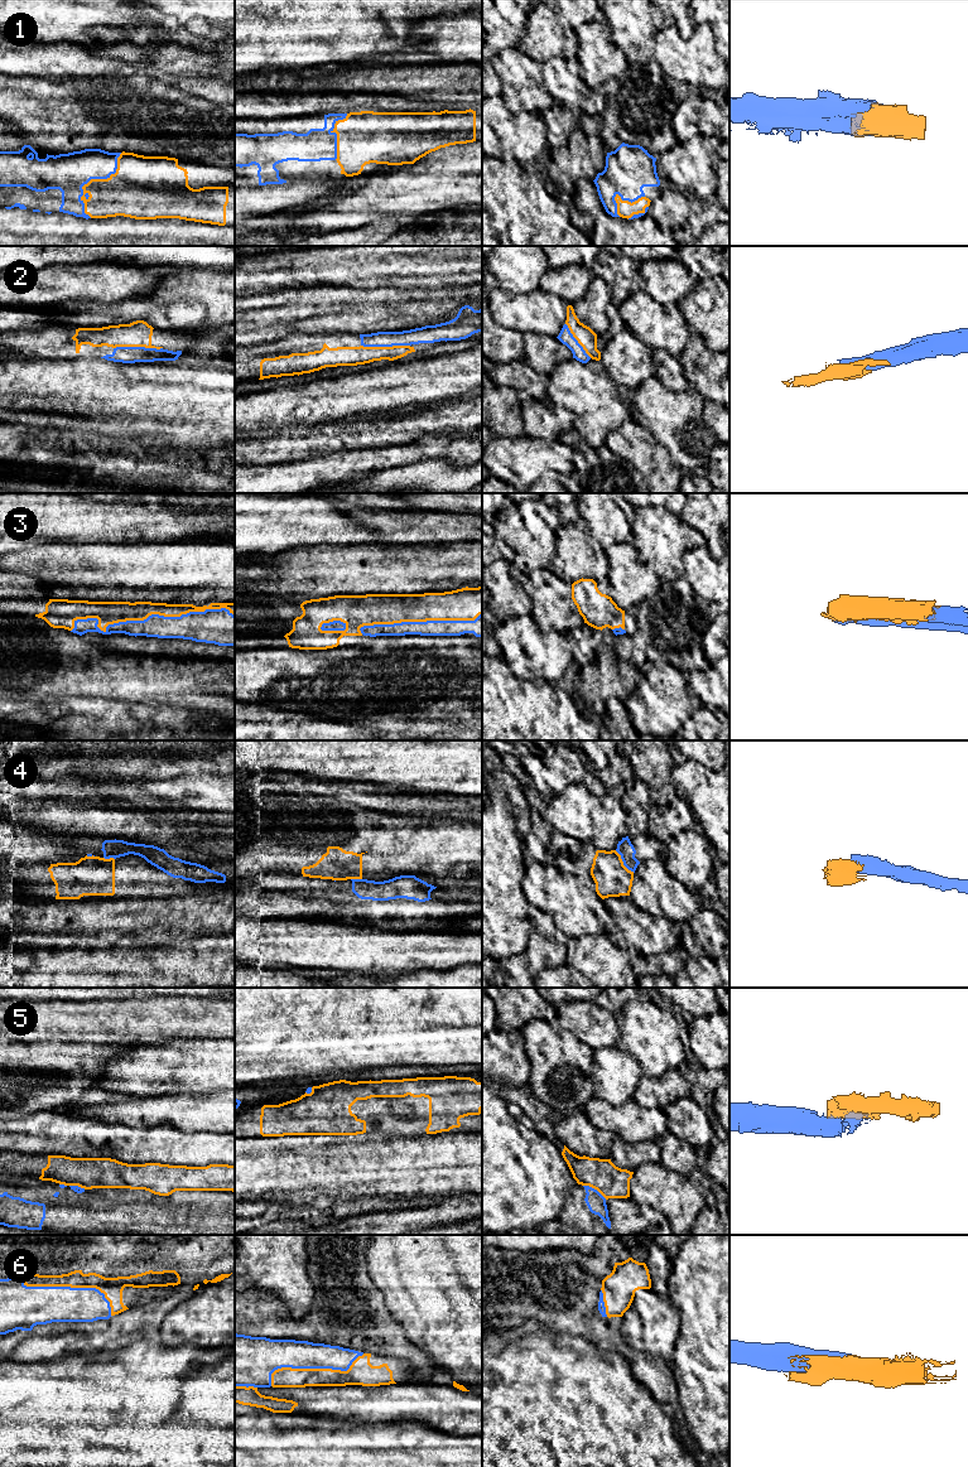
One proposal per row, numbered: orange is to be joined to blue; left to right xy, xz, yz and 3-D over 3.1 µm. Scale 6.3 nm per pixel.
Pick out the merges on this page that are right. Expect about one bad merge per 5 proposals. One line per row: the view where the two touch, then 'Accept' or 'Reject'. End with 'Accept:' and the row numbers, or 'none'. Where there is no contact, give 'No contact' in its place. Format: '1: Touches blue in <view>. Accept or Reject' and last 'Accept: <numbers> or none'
1: Touches blue in xy. Accept
2: Touches blue in xy. Accept
3: Touches blue in xy. Accept
4: Touches blue in yz. Reject
5: Touches blue in yz. Reject
6: Touches blue in xy. Accept
Accept: 1, 2, 3, 6

